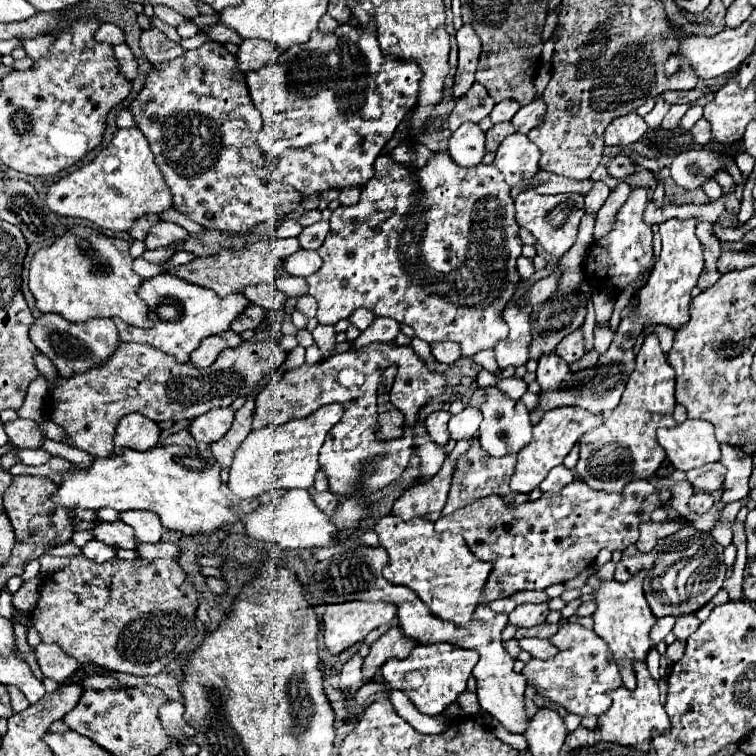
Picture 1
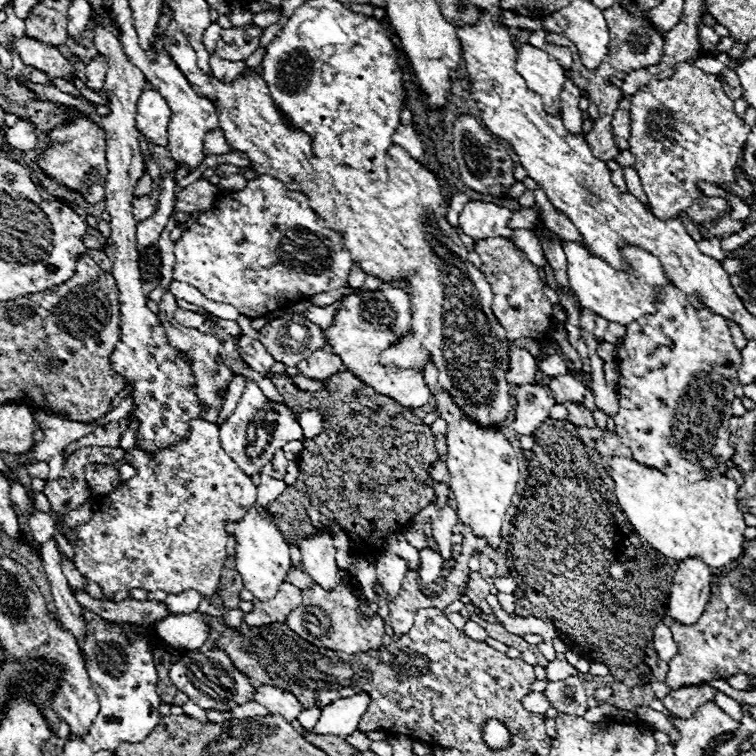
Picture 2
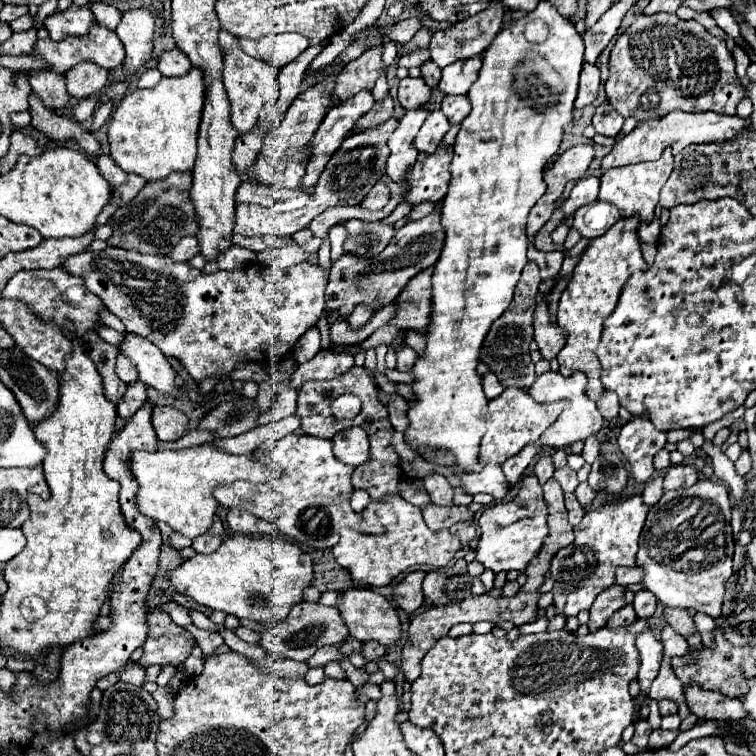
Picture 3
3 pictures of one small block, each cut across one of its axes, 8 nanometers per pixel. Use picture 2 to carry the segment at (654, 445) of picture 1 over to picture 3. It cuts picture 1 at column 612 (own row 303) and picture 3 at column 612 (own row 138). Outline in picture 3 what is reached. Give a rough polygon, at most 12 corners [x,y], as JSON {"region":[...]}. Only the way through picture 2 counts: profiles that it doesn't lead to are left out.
{"region":[[638,220],[584,250],[558,304],[560,374],[604,392],[596,348],[626,280],[648,270]]}

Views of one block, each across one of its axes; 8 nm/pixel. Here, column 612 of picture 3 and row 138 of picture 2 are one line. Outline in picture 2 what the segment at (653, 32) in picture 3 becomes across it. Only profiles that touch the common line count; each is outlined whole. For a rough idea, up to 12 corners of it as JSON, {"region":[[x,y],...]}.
{"region":[[84,116],[48,132],[38,168],[106,198],[106,132]]}

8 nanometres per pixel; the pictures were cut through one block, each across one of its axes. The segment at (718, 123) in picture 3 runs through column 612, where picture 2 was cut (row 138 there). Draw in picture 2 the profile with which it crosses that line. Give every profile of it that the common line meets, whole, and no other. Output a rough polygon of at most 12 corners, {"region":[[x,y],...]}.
{"region":[[154,90],[136,102],[136,130],[168,146],[170,108]]}

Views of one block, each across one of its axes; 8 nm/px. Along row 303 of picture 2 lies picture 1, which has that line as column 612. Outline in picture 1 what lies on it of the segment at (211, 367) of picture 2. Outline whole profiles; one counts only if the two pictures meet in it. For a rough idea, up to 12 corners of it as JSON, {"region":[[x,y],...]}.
{"region":[[620,154],[606,166],[610,176],[626,180],[636,164]]}

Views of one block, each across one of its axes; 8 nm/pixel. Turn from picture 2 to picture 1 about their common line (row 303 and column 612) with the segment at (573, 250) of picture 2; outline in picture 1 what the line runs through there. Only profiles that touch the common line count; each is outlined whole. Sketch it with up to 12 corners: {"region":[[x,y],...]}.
{"region":[[638,572],[592,592],[594,632],[608,644],[622,682],[636,688],[656,616]]}

